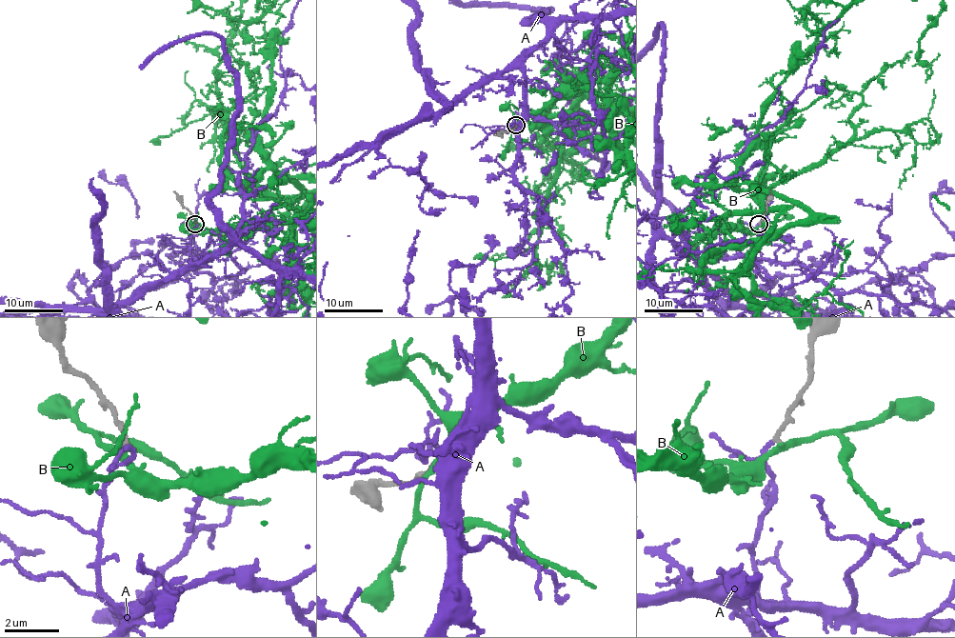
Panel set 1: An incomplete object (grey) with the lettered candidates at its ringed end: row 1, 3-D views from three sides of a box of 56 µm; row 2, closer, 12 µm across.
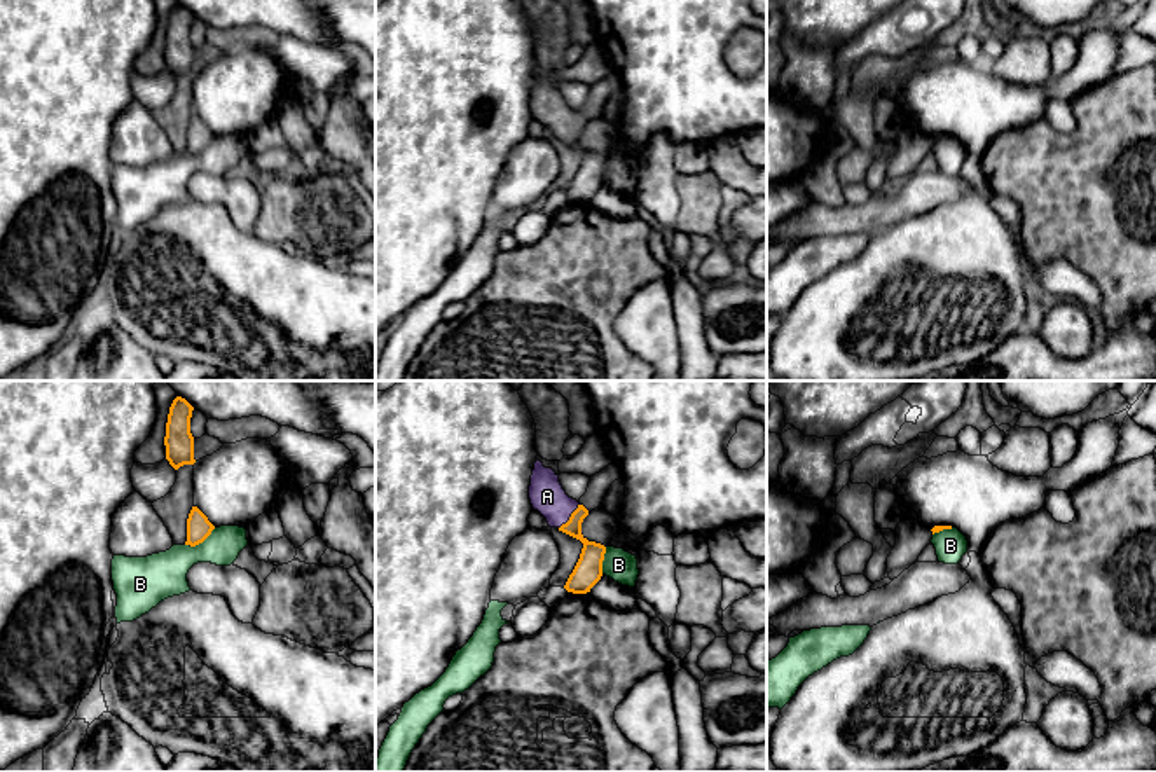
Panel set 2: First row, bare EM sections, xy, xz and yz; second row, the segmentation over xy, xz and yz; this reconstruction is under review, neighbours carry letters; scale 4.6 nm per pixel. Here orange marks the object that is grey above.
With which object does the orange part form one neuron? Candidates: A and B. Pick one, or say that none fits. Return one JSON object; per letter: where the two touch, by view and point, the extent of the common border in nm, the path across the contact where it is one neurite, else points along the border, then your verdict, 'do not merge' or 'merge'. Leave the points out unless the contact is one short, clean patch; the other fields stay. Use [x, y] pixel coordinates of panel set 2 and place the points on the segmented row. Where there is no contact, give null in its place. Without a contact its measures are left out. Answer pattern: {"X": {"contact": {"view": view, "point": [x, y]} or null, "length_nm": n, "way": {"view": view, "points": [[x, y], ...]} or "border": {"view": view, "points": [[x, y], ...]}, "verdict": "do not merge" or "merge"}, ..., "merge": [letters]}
{"A": {"contact": {"view": "xz", "point": [571, 516]}, "length_nm": 150, "way": {"view": "xz", "points": [[589, 566], [589, 547], [571, 516], [563, 512], [547, 496]]}, "verdict": "merge"}, "B": {"contact": {"view": "xy", "point": [199, 542]}, "length_nm": 170, "border": {"view": "xy", "points": [[215, 528], [201, 542], [185, 545]]}, "verdict": "do not merge"}, "merge": ["A"]}

